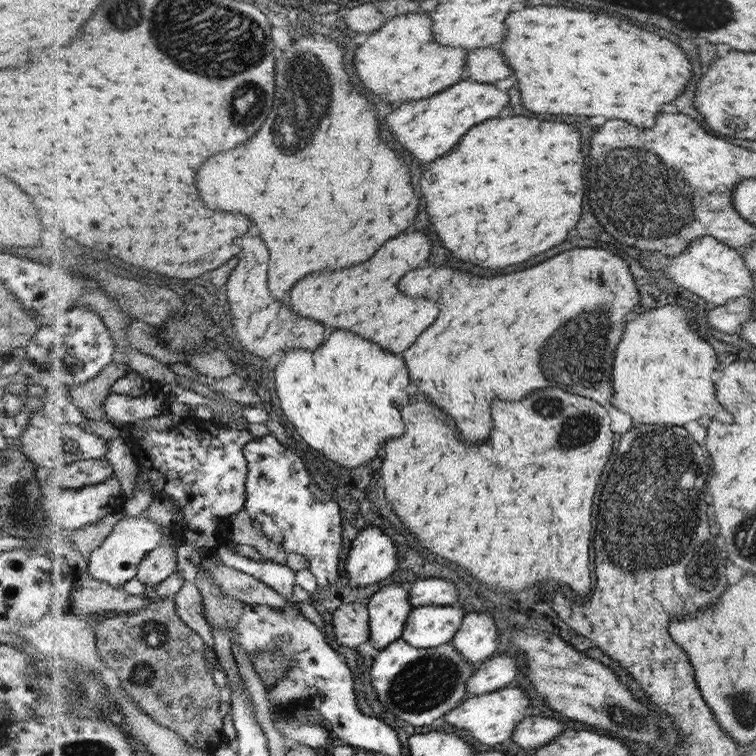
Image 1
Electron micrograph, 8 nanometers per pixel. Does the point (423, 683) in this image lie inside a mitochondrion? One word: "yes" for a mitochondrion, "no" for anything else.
yes

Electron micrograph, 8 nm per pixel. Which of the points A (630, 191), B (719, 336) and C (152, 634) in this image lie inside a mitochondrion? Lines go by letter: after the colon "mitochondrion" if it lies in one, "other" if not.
A: mitochondrion
B: other
C: mitochondrion

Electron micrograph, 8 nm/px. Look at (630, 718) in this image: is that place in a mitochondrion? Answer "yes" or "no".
yes

